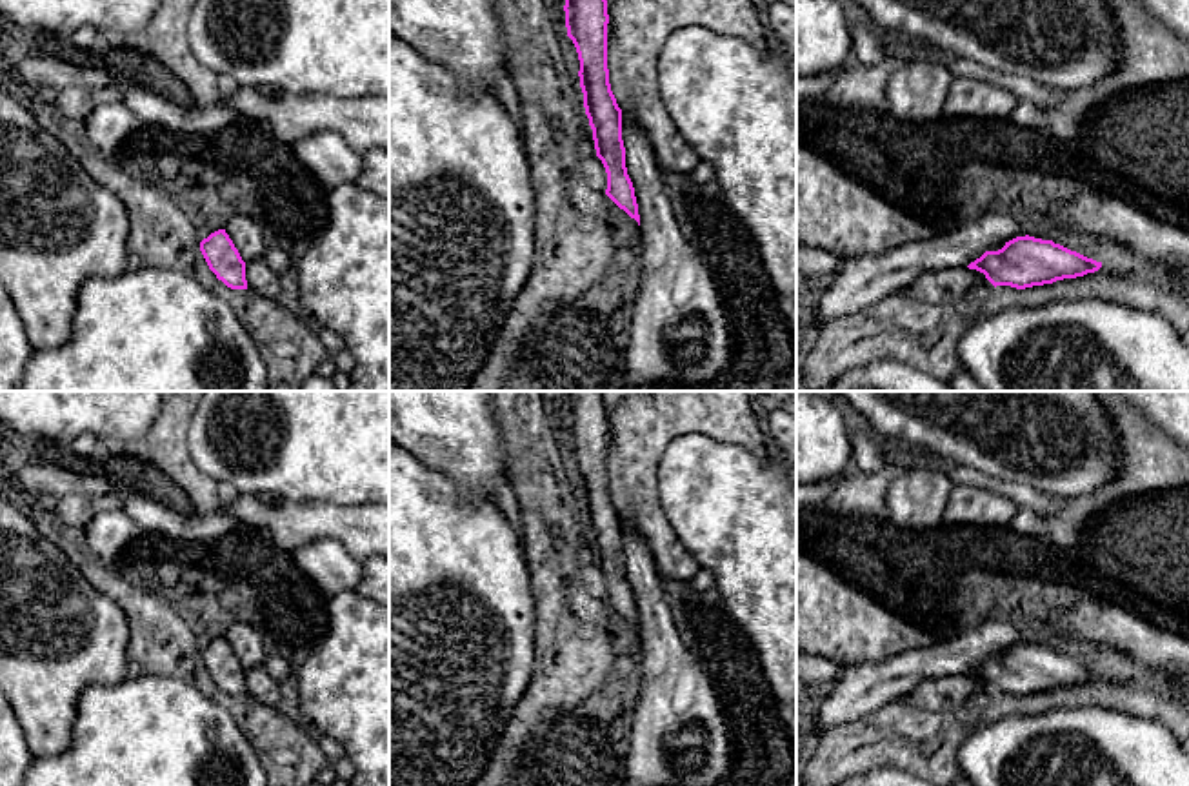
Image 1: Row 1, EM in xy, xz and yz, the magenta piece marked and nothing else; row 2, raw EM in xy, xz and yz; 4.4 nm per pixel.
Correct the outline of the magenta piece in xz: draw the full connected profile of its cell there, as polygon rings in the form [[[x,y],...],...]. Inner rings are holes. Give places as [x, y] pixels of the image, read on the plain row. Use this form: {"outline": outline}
{"outline": [[[565,391],[564,418],[567,444],[573,448],[580,468],[580,495],[596,564],[607,580],[605,602],[640,633],[634,595],[625,575],[622,517],[609,491],[609,422],[604,391]]]}

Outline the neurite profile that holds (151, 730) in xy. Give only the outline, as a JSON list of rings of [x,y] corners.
[[[144,673],[80,693],[67,750],[35,757],[22,786],[267,786],[256,750],[231,713],[196,686]]]

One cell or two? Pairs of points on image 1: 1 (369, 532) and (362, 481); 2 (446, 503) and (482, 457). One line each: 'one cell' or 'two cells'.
1: two cells
2: two cells

